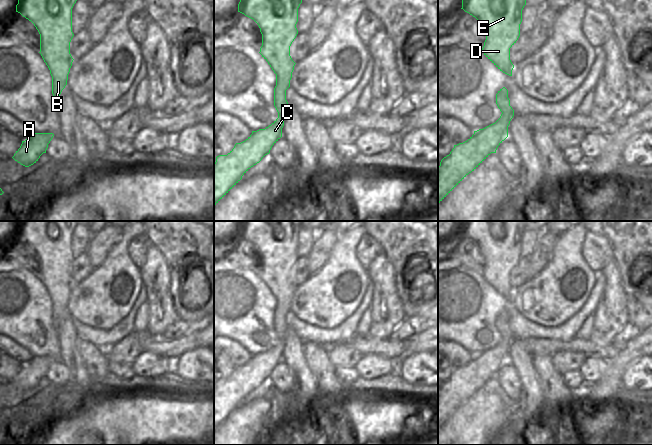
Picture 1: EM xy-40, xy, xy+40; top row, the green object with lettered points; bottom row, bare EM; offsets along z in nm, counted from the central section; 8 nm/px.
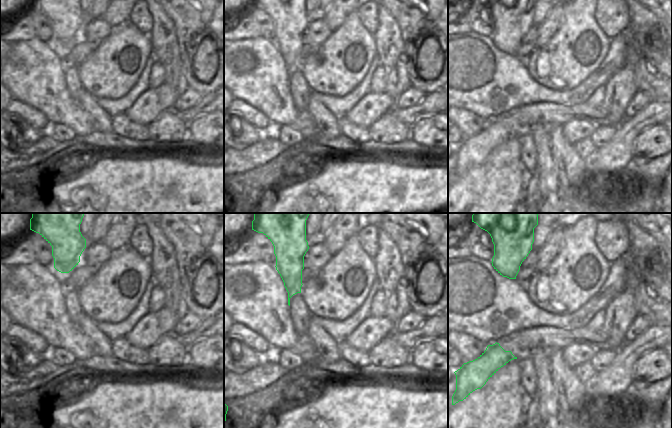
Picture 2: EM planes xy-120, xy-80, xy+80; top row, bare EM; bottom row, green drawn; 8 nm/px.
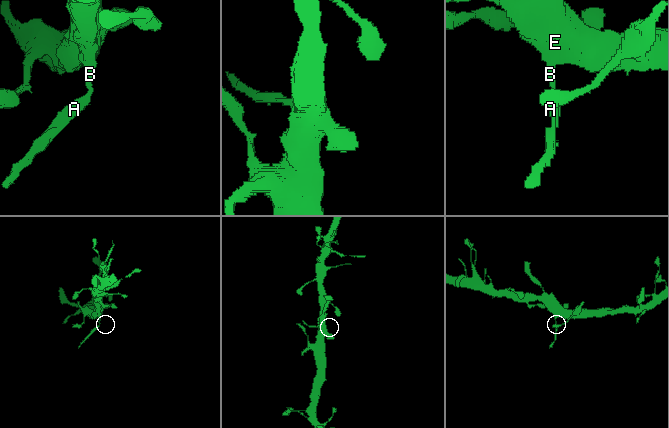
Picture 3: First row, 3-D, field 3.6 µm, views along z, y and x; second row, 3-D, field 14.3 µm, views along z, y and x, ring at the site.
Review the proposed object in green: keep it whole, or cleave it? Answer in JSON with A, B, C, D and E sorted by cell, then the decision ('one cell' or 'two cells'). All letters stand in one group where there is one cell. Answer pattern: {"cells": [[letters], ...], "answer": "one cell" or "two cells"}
{"cells": [["A", "C"], ["B", "D", "E"]], "answer": "two cells"}

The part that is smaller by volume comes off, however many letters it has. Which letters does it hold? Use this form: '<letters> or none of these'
A, C

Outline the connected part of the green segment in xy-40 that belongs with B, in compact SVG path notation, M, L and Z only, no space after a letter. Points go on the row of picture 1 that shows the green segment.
M18 0L16 12L31 21L40 34L40 54L52 76L52 94L58 106L60 94L67 85L73 58L70 54L72 32L72 8L77 0Z

